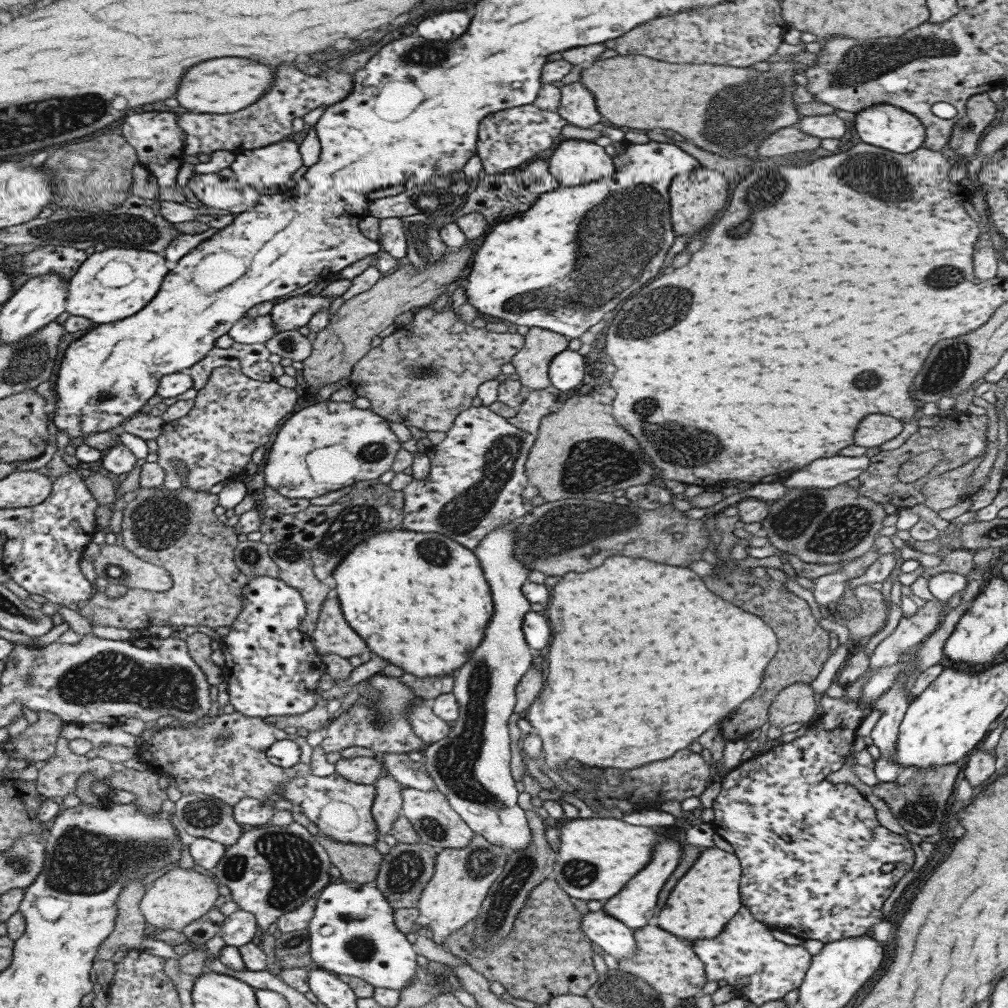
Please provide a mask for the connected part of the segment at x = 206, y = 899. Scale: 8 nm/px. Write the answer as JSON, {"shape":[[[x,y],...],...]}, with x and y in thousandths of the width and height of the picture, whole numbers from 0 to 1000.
{"shape":[[[174,860],[162,869],[158,869],[150,881],[144,883],[137,900],[144,915],[150,917],[158,924],[174,923],[178,925],[182,919],[199,911],[201,907],[207,905],[214,899],[213,893],[218,889],[215,886],[215,874],[207,869],[195,867],[188,863]]]}

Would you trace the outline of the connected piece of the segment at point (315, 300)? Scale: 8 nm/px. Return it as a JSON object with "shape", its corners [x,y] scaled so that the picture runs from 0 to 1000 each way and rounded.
{"shape":[[[307,291],[289,294],[284,298],[273,301],[269,305],[267,313],[276,329],[295,327],[299,323],[304,323],[313,310],[325,308],[329,298],[329,295],[321,296],[316,292],[307,293]]]}

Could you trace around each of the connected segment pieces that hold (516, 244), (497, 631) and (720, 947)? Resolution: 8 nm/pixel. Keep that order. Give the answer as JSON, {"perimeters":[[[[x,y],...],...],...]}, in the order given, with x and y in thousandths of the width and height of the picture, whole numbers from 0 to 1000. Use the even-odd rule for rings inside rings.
{"perimeters":[[[[660,141],[622,143],[619,151],[608,154],[606,160],[608,160],[608,166],[610,166],[610,171],[606,175],[594,177],[594,179],[582,181],[582,183],[576,183],[576,185],[566,185],[566,187],[554,185],[549,188],[545,188],[545,190],[539,190],[539,192],[535,192],[535,196],[531,196],[531,200],[523,206],[523,210],[515,210],[485,226],[485,229],[480,232],[477,243],[473,245],[471,254],[469,254],[467,268],[465,268],[463,274],[458,275],[458,279],[455,282],[459,284],[459,292],[461,292],[463,300],[476,313],[497,316],[503,322],[522,323],[524,326],[534,324],[535,326],[553,329],[561,336],[565,337],[573,335],[582,327],[593,325],[595,317],[606,313],[621,294],[625,294],[652,274],[652,270],[658,264],[662,246],[666,244],[666,240],[670,236],[665,220],[663,185],[670,173],[691,169],[694,166],[693,161],[688,155],[676,149],[676,147],[672,147],[672,144],[660,143]]],[[[511,518],[499,519],[485,527],[469,545],[474,554],[479,571],[487,583],[489,591],[489,611],[481,623],[479,637],[465,649],[463,657],[455,661],[450,669],[446,688],[454,698],[454,710],[440,733],[422,739],[417,745],[422,750],[422,763],[432,777],[432,784],[439,788],[445,801],[459,813],[470,826],[476,828],[484,837],[496,840],[503,846],[522,843],[528,828],[520,805],[512,797],[514,792],[511,775],[505,767],[505,729],[503,712],[509,706],[511,682],[515,674],[528,659],[527,643],[521,638],[517,625],[520,611],[525,607],[525,597],[516,587],[516,581],[523,576],[525,565],[511,553]]],[[[737,898],[724,913],[725,915],[721,915],[717,919],[717,924],[710,931],[686,935],[688,945],[697,954],[697,963],[699,963],[701,973],[719,972],[721,977],[729,981],[731,987],[740,988],[741,992],[750,998],[756,997],[758,994],[773,992],[779,988],[780,984],[795,976],[806,949],[799,940],[795,938],[781,938],[777,935],[771,935],[764,927],[765,922],[749,913],[747,908],[741,904],[741,900],[737,900]]]]}

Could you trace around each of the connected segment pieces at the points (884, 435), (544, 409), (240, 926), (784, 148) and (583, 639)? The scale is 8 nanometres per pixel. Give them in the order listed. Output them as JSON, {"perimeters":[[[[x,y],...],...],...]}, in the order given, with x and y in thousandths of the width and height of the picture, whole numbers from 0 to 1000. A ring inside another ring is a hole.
{"perimeters":[[[[876,411],[858,413],[846,433],[846,440],[856,444],[871,443],[876,438],[888,435],[894,429],[894,417]]],[[[548,387],[528,388],[513,403],[513,413],[504,416],[509,423],[525,431],[534,429],[537,415],[545,409],[545,404],[552,399]]],[[[237,901],[221,912],[217,922],[215,930],[221,932],[224,938],[235,940],[253,934],[256,928],[252,909]]],[[[785,124],[773,127],[762,133],[749,145],[751,148],[749,148],[748,153],[760,156],[777,155],[777,153],[785,153],[787,151],[809,149],[813,145],[813,137],[805,134],[801,135],[795,129],[791,129],[791,126]]],[[[604,552],[598,556],[596,562],[582,565],[578,569],[570,569],[570,567],[559,569],[557,575],[547,583],[543,613],[547,617],[549,631],[547,631],[547,639],[543,647],[543,673],[535,690],[527,696],[518,709],[528,720],[529,726],[537,733],[538,744],[541,747],[540,759],[551,765],[553,759],[561,757],[562,754],[572,754],[583,761],[599,763],[608,760],[618,766],[620,762],[629,763],[642,756],[664,752],[672,744],[678,744],[686,736],[689,736],[693,728],[697,728],[705,718],[715,714],[721,706],[729,704],[737,694],[741,694],[751,685],[759,661],[764,659],[765,653],[772,645],[772,637],[767,625],[752,611],[741,609],[725,601],[723,597],[717,597],[709,589],[705,589],[693,575],[693,571],[682,563],[650,560],[636,554]]]]}

